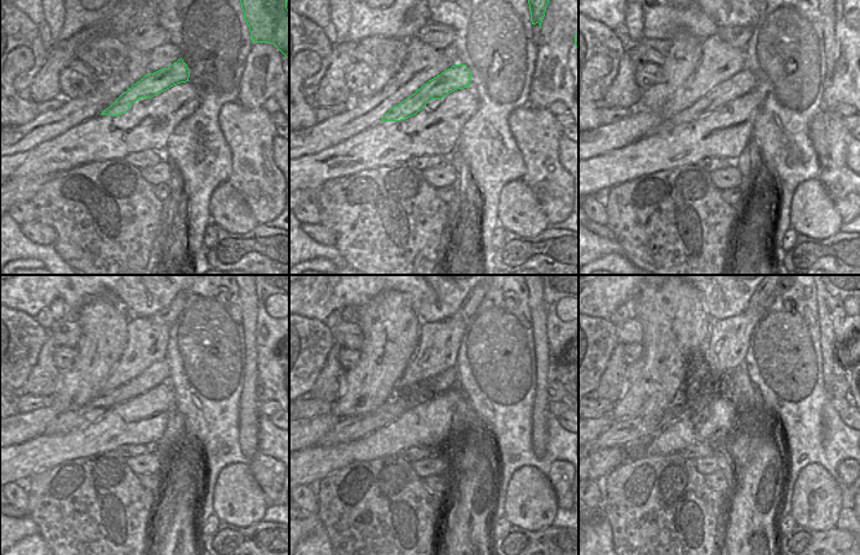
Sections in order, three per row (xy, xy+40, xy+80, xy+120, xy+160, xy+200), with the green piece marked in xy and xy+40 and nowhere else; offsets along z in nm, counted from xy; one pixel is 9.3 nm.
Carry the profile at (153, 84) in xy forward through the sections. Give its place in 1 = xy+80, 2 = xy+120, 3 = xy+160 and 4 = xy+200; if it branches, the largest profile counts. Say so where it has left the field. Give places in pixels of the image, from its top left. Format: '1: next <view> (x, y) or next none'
1: next xy+80 (744, 81)
2: next xy+120 (158, 373)
3: next xy+160 (354, 427)
4: next xy+200 (621, 431)

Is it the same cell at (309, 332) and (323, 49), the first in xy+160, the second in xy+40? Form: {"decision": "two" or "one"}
{"decision": "one"}

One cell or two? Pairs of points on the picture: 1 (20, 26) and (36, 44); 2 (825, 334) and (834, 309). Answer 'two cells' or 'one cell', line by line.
1: one cell
2: two cells

